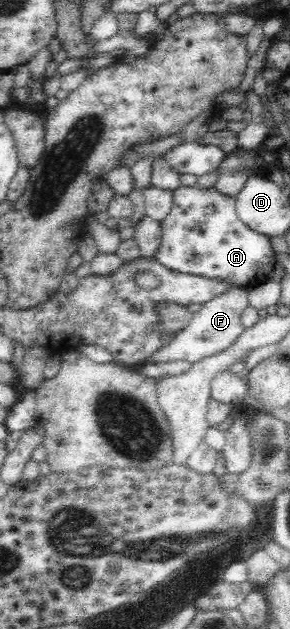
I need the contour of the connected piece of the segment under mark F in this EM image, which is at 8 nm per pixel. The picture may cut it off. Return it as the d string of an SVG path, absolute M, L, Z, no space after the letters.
M227 288L223 293L213 296L209 301L200 305L200 310L194 315L190 325L177 332L168 344L154 354L152 362L184 360L193 364L205 357L224 351L237 339L239 333L244 331L242 316L249 306L249 289L247 288Z

